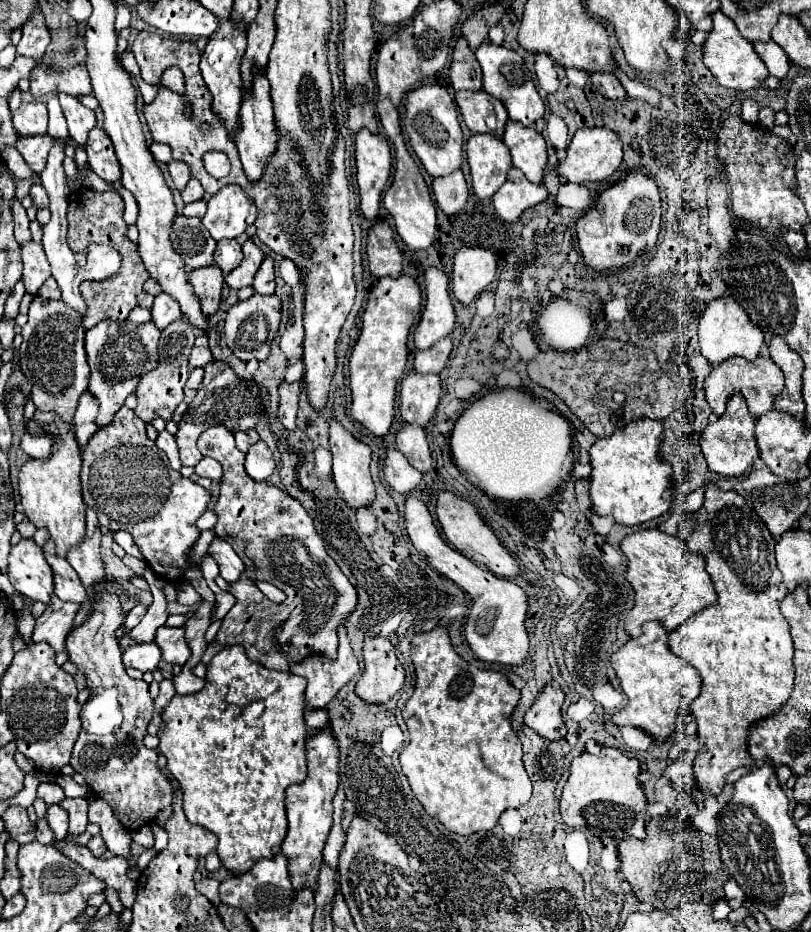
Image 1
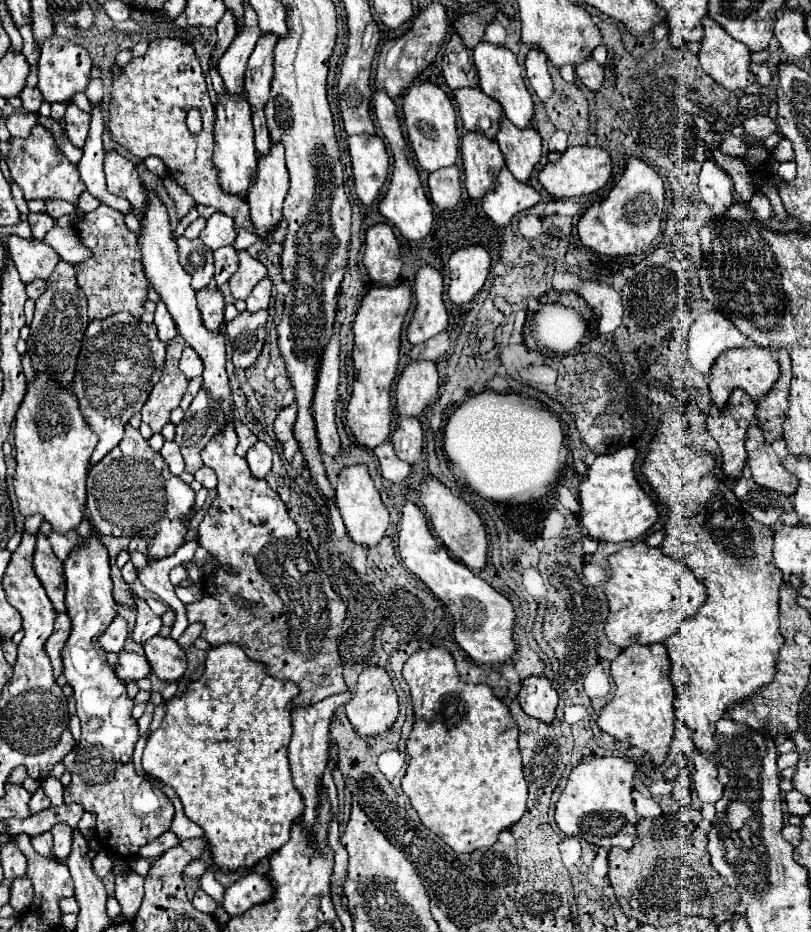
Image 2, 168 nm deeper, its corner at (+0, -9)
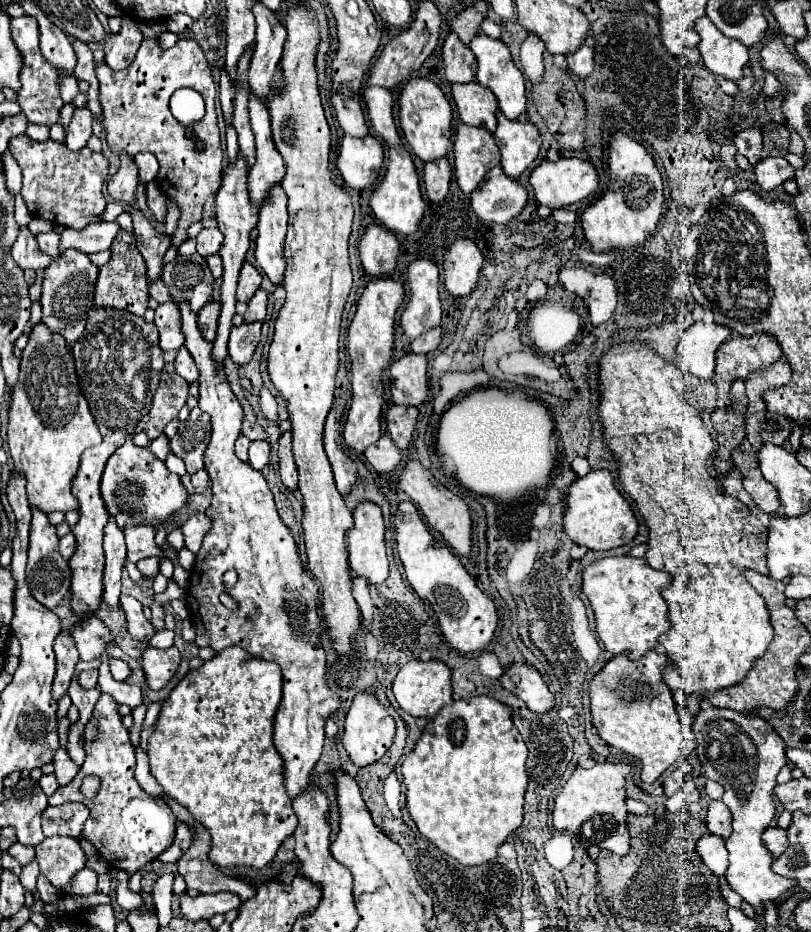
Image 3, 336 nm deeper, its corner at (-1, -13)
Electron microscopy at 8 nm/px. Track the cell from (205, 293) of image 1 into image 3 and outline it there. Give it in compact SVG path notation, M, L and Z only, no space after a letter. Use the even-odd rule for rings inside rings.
M209 302L209 304L205 304L205 306L199 310L199 314L197 314L199 330L201 330L201 334L205 336L205 340L209 340L209 342L215 340L219 312L221 312L221 304L217 304L217 302Z

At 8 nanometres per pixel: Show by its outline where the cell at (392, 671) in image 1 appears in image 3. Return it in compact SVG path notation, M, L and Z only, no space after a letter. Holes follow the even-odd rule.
M359 692L355 696L349 712L347 712L345 732L341 736L343 748L347 750L351 762L357 768L365 768L365 766L375 764L377 760L381 760L381 756L389 750L389 746L393 742L393 734L395 734L395 722L387 714L387 710L381 706L381 702L369 692Z

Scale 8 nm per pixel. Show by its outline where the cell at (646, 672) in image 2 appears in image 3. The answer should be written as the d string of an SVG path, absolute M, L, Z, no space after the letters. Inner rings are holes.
M657 650L645 652L639 660L629 660L629 656L619 654L611 658L591 680L591 718L597 734L613 748L627 752L641 760L643 772L641 780L655 782L673 762L677 762L686 751L695 749L695 742L681 734L681 720L675 710L673 692L661 680L661 670L667 656L657 654Z

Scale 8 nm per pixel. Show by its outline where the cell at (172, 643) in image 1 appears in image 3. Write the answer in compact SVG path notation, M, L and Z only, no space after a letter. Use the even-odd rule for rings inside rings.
M149 646L141 658L147 688L149 690L163 688L175 674L175 670L179 668L179 662L181 662L181 658L179 658L179 650L175 646L167 648L167 650Z

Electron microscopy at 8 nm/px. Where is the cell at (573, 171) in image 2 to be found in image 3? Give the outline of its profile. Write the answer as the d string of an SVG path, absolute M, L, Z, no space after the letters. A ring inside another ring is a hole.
M559 158L557 162L547 162L543 160L529 178L533 192L535 192L535 200L543 206L549 206L551 210L555 208L565 208L573 202L579 202L583 198L587 198L589 194L593 194L597 190L599 178L597 178L597 170L593 168L591 162L581 160L581 158Z

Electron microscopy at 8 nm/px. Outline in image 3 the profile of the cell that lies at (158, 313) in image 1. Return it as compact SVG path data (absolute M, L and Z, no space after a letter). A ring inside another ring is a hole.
M173 302L159 304L155 310L155 326L159 330L159 346L161 350L179 350L185 342L185 334L181 332L181 314L177 312Z

